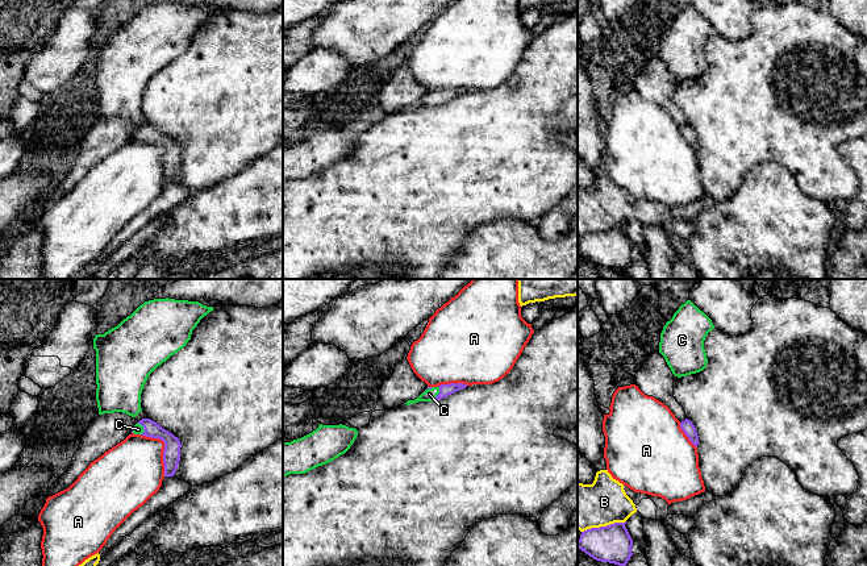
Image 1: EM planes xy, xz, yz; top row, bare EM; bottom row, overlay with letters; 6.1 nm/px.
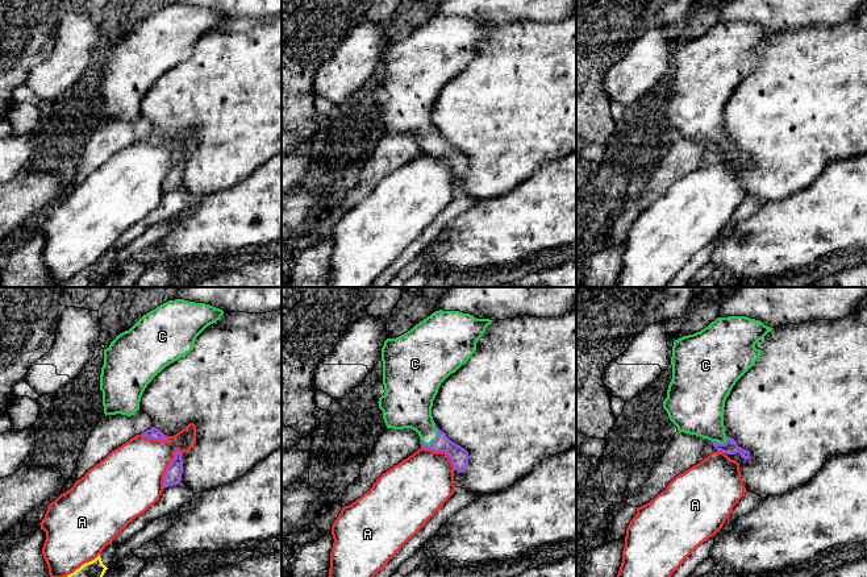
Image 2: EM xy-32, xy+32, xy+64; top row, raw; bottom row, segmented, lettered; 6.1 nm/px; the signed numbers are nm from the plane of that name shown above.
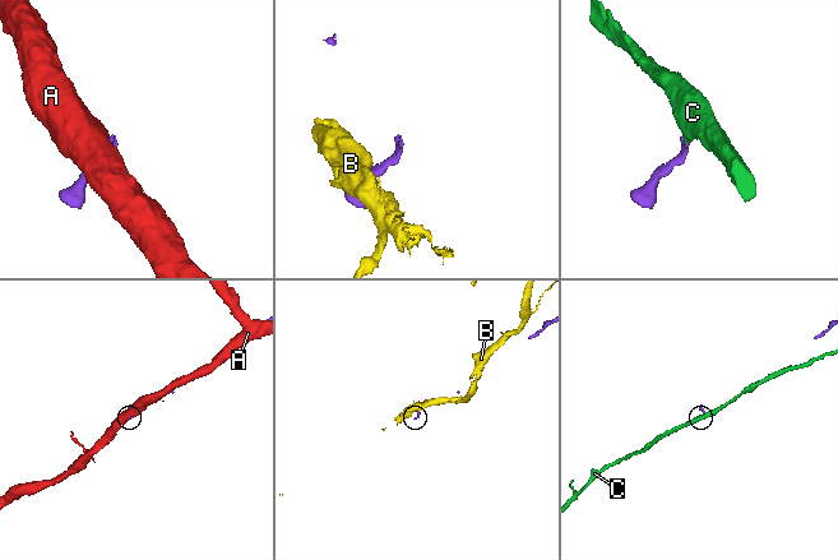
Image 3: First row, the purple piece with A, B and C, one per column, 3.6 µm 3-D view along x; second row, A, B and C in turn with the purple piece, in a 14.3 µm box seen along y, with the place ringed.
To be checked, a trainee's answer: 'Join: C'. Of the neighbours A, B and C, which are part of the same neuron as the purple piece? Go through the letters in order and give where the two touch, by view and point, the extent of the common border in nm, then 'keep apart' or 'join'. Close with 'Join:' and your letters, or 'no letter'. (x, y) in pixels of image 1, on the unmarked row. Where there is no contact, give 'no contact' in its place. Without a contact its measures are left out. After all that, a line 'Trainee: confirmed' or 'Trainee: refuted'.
A: meets purple in xy at (165, 153); contact 300 nm long; keep apart
B: meets purple in yz at (603, 232); contact 280 nm long; keep apart
C: meets purple in xz at (440, 98); contact 90 nm long; join
Join: C
Trainee: confirmed

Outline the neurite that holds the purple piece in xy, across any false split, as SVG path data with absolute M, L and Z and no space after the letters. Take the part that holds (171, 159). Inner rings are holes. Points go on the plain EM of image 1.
M150 124L139 125L134 130L133 138L151 143L159 143L164 147L163 155L164 182L174 182L180 166L182 149L179 143Z

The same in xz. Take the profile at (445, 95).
M450 88L450 90L441 90L438 92L428 92L417 104L414 105L408 105L407 111L414 109L418 107L432 107L432 105L441 105L459 95L466 93L467 90L463 88Z

